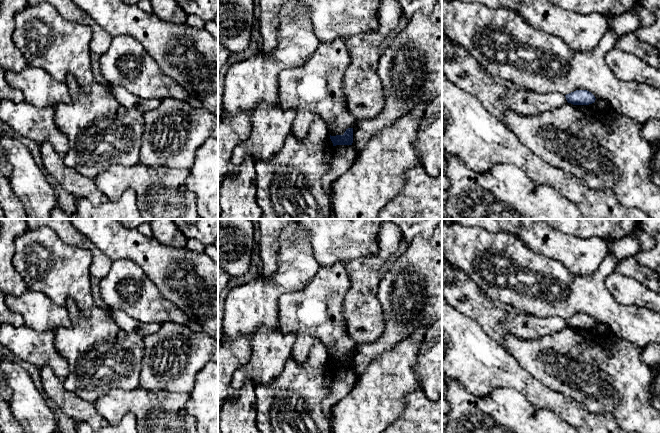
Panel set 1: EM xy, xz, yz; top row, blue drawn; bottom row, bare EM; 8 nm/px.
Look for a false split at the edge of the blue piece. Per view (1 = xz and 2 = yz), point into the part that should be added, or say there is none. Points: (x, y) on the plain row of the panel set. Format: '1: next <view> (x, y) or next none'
1: next none
2: next none

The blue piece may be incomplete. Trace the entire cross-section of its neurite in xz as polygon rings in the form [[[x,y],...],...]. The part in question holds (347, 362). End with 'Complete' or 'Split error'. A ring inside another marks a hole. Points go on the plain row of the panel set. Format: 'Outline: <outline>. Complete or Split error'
Outline: [[[348,352],[343,359],[331,360],[330,363],[333,370],[336,369],[352,369],[353,367],[353,352]]]. Complete

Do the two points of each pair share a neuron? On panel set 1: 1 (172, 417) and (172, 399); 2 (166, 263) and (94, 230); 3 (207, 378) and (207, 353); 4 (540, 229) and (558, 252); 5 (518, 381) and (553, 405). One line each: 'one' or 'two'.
1: one
2: one
3: two
4: one
5: one

